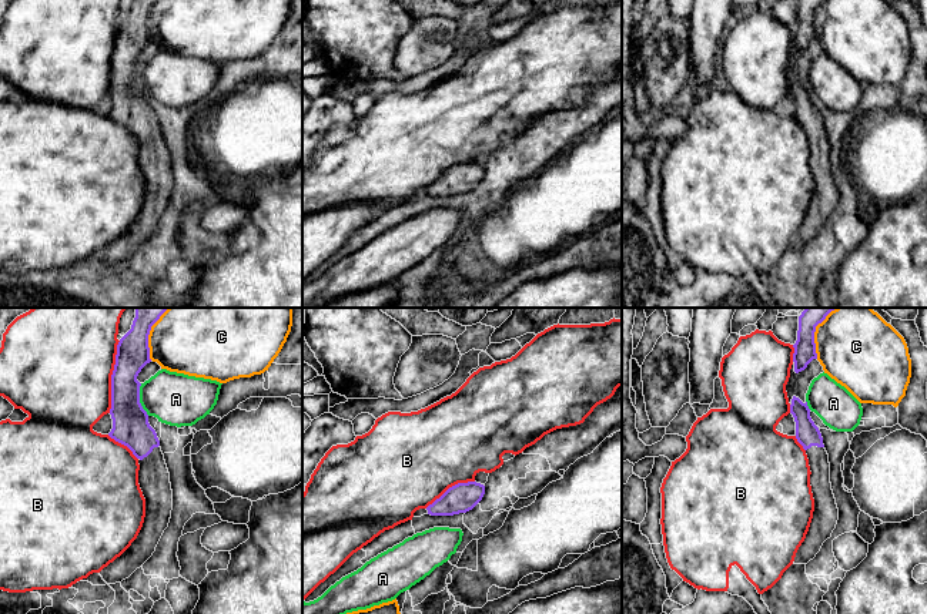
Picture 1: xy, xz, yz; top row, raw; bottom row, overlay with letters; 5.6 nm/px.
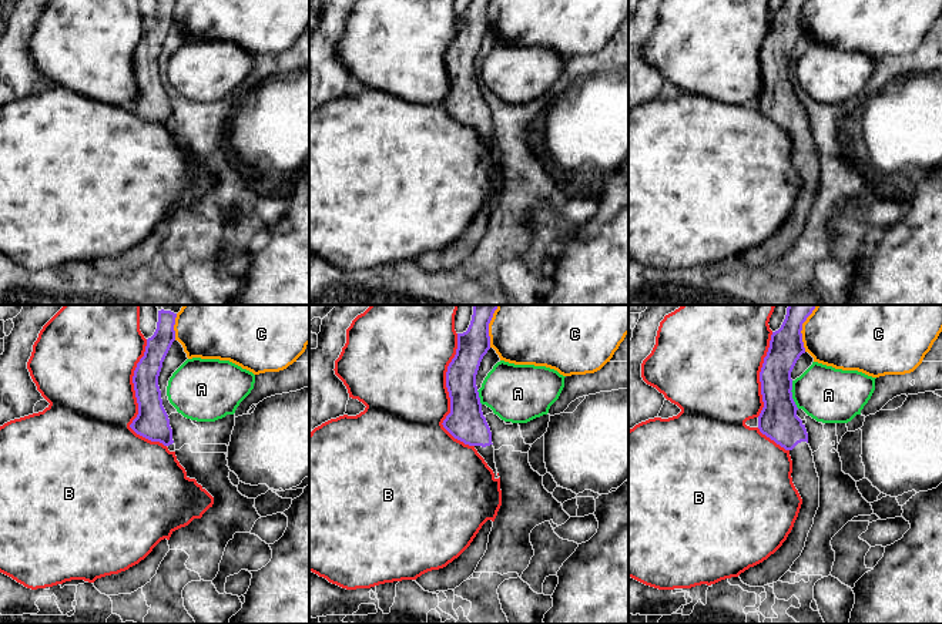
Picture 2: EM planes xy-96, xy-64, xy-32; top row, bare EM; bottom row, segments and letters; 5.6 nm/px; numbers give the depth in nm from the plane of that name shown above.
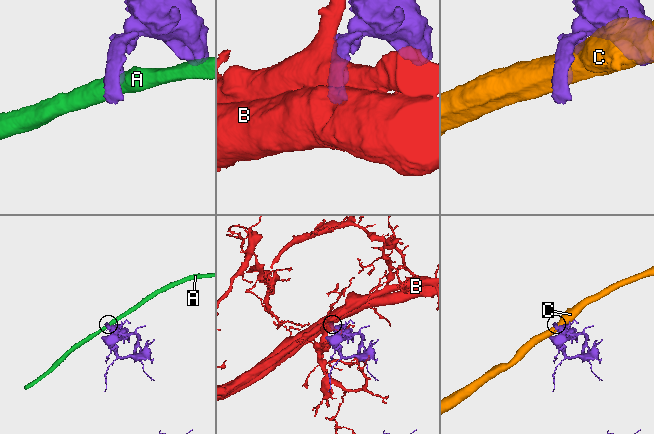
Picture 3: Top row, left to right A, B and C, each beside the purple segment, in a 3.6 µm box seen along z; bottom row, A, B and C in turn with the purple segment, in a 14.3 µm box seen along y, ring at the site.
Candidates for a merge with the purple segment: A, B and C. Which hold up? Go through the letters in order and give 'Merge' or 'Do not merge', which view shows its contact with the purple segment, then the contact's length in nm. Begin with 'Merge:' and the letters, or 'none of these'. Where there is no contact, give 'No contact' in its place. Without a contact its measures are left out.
Merge: none of these
A: Do not merge. Touches purple in xy. Shared border 190 nm
B: Do not merge. Touches purple in xy. Shared border 420 nm
C: Do not merge. Touches purple in yz. Shared border 320 nm

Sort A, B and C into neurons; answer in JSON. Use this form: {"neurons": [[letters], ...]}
{"neurons": [["A", "C"], ["B"]]}

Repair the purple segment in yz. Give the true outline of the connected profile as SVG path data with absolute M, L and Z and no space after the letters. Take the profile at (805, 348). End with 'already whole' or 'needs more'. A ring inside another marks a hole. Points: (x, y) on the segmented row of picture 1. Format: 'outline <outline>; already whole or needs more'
outline M806 308L799 316L797 340L793 345L793 362L796 373L804 370L813 359L817 359L814 343L816 326L821 323L834 309L837 308Z; already whole

